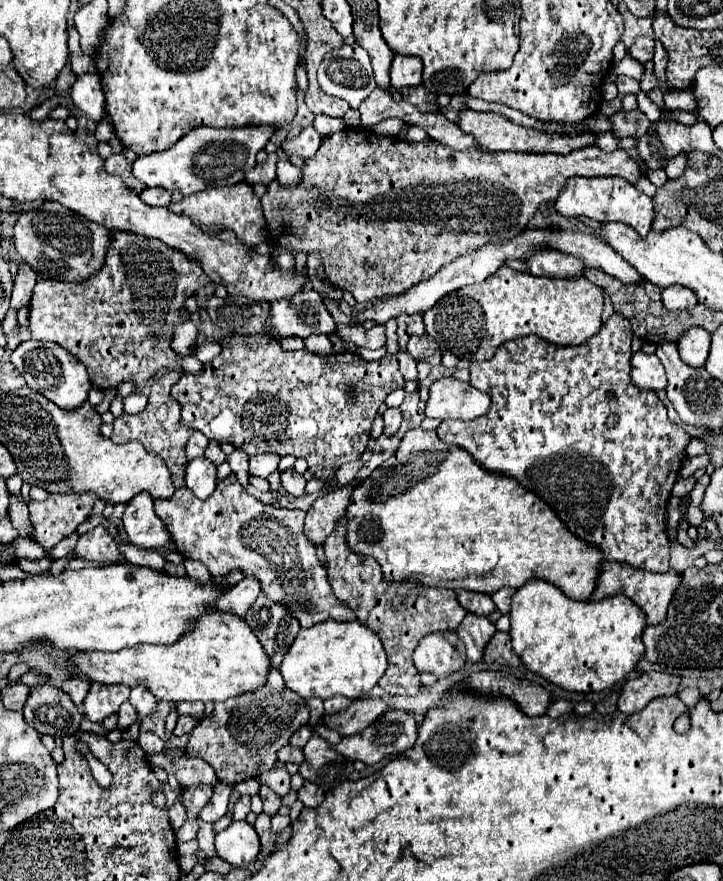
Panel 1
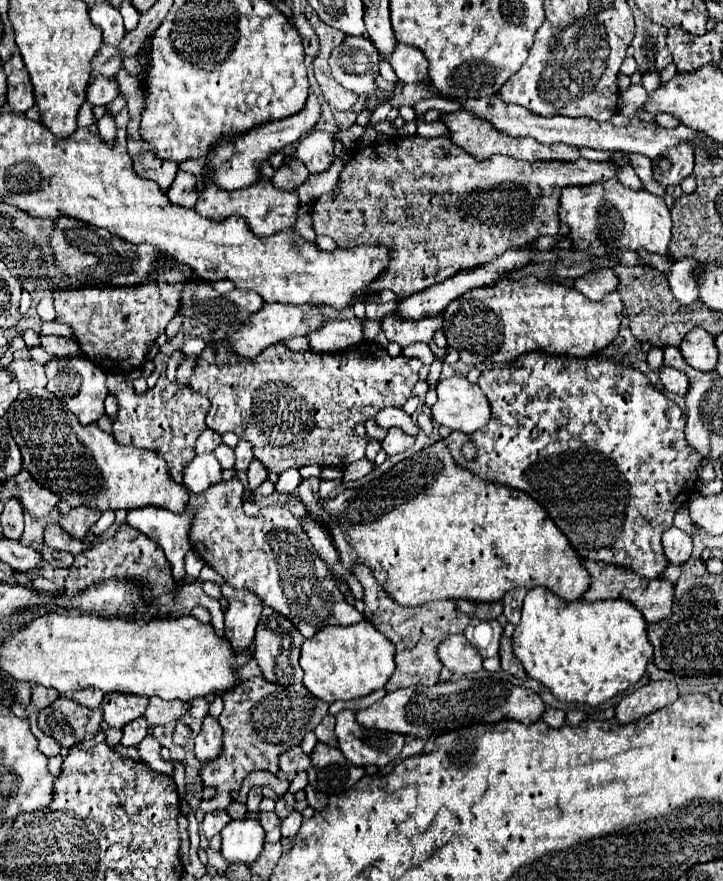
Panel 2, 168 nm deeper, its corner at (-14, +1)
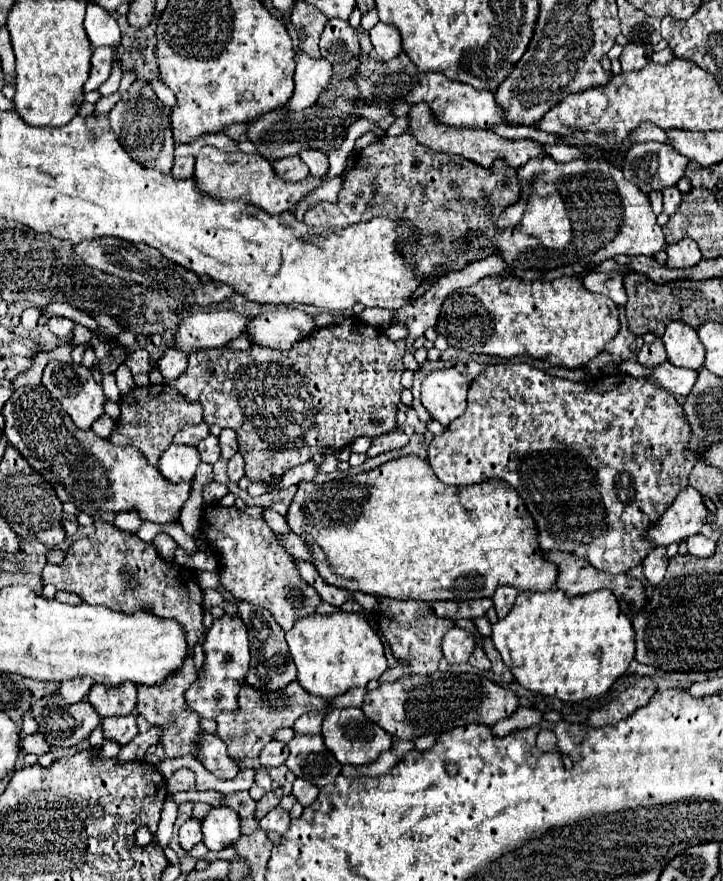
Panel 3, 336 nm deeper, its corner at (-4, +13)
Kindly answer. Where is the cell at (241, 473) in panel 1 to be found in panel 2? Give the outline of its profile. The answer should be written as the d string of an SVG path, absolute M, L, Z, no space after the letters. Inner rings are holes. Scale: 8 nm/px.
M239 442L237 448L235 448L235 458L237 458L237 462L235 462L235 470L245 474L247 468L249 468L249 464L251 464L251 460L253 460L251 444L247 444L247 442Z

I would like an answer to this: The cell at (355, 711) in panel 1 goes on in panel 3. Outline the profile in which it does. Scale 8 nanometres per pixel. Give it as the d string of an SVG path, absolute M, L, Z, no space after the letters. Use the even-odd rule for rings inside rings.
M435 672L429 676L403 676L397 682L381 684L365 696L363 712L369 720L379 724L399 740L415 740L423 734L441 734L471 722L493 726L495 722L511 716L517 710L517 696L511 690L497 686L487 678L475 674Z

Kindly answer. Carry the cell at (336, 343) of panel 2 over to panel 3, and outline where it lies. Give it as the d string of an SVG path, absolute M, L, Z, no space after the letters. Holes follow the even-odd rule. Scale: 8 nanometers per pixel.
M277 308L261 312L245 326L245 336L251 344L287 350L297 340L315 330L313 318L297 308Z

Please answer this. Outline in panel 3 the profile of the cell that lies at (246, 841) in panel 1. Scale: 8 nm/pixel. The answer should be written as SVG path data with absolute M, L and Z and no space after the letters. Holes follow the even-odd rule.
M215 806L203 816L201 832L209 850L223 850L241 838L241 820L231 808Z

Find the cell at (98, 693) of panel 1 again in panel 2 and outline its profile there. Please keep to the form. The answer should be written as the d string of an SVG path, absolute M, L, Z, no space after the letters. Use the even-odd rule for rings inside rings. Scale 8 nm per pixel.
M111 692L103 698L103 720L107 726L123 728L131 720L143 716L149 698L145 696L123 696L123 692Z

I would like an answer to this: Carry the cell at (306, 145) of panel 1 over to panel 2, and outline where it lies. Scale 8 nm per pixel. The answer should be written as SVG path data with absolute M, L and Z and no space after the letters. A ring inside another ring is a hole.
M313 130L299 140L295 156L307 166L309 172L329 170L333 162L333 134L325 130Z

